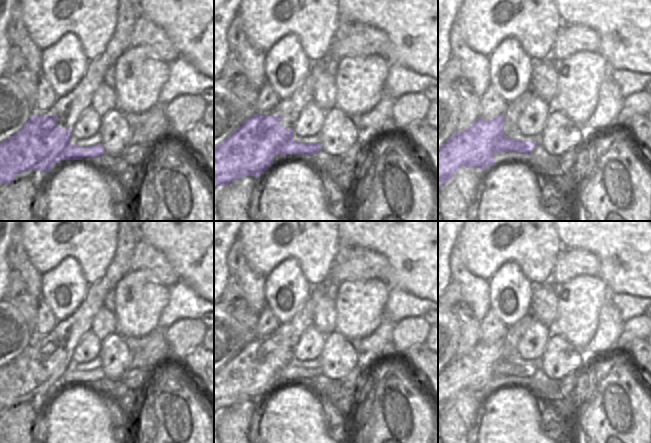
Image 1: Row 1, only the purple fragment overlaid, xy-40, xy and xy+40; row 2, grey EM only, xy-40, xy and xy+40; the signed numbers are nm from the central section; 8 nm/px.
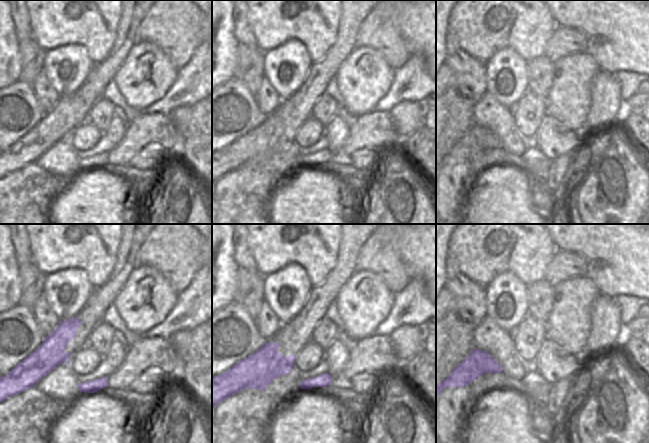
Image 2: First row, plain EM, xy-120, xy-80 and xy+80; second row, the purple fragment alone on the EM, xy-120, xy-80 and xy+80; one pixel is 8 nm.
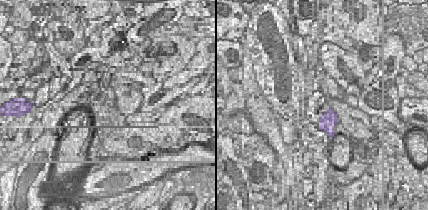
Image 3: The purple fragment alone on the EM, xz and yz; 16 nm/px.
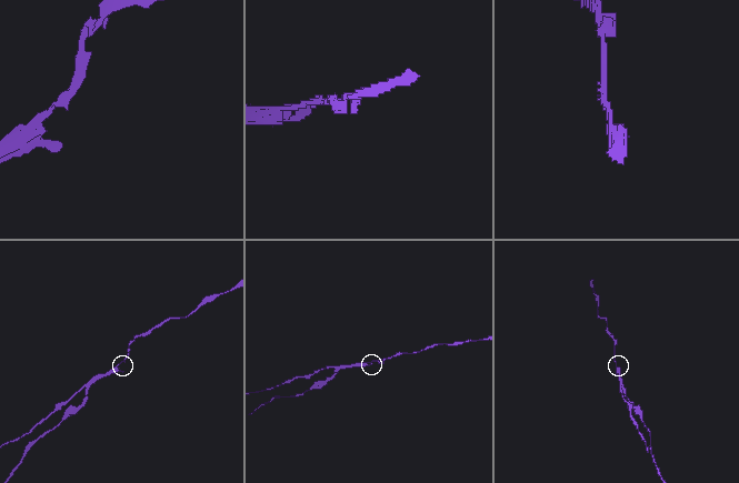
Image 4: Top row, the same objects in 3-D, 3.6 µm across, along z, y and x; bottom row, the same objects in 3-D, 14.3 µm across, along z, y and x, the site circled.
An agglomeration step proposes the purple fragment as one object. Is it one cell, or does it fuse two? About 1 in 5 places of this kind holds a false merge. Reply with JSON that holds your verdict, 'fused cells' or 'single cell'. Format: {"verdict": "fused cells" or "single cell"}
{"verdict": "fused cells"}

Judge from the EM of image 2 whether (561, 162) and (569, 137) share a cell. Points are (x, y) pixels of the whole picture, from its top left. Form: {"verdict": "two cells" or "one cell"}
{"verdict": "two cells"}

